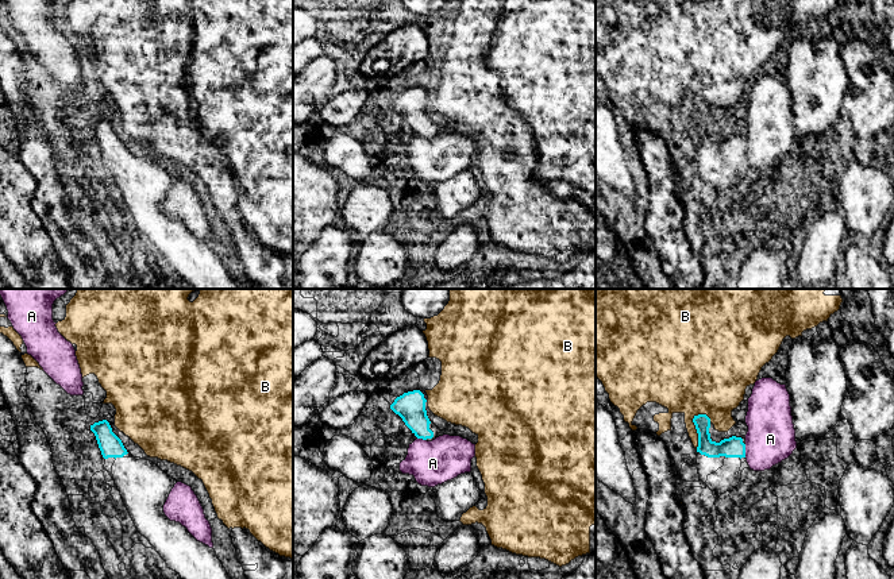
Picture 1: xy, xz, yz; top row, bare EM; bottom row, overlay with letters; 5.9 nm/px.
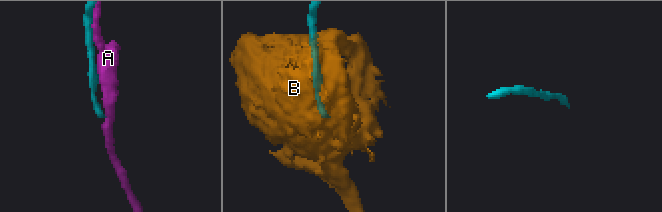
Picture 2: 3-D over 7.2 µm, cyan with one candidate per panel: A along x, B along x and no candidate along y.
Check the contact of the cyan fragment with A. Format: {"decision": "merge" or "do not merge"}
{"decision": "do not merge"}

